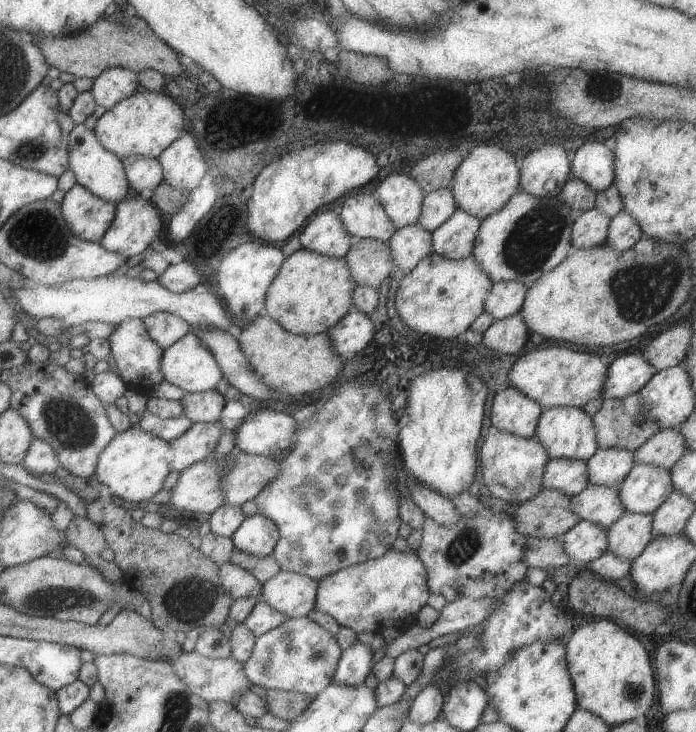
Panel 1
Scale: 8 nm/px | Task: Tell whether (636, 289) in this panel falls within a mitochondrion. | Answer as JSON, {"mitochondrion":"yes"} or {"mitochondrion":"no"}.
{"mitochondrion":"yes"}

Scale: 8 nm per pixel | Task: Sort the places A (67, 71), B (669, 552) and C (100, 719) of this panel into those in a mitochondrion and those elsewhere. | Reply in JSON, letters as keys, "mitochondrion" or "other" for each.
{"A":"other","B":"other","C":"other"}

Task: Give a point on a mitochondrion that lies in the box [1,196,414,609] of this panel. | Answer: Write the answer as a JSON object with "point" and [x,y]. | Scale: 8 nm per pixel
{"point":[37,234]}

